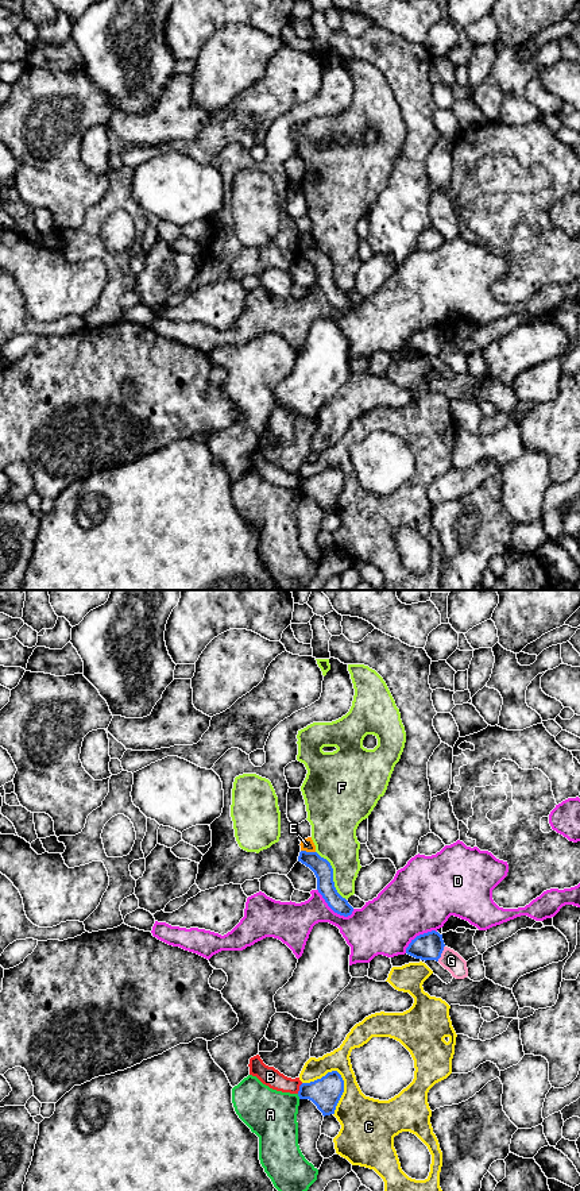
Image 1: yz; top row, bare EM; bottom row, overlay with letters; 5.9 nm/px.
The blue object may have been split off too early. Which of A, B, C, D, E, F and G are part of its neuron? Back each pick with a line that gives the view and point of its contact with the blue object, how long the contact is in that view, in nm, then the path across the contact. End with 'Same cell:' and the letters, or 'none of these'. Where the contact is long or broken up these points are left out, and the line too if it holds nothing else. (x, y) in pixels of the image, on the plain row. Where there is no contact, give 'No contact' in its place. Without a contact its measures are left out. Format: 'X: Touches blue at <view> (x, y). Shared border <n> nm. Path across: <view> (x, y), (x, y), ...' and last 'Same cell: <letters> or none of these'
Same cell: none of these

